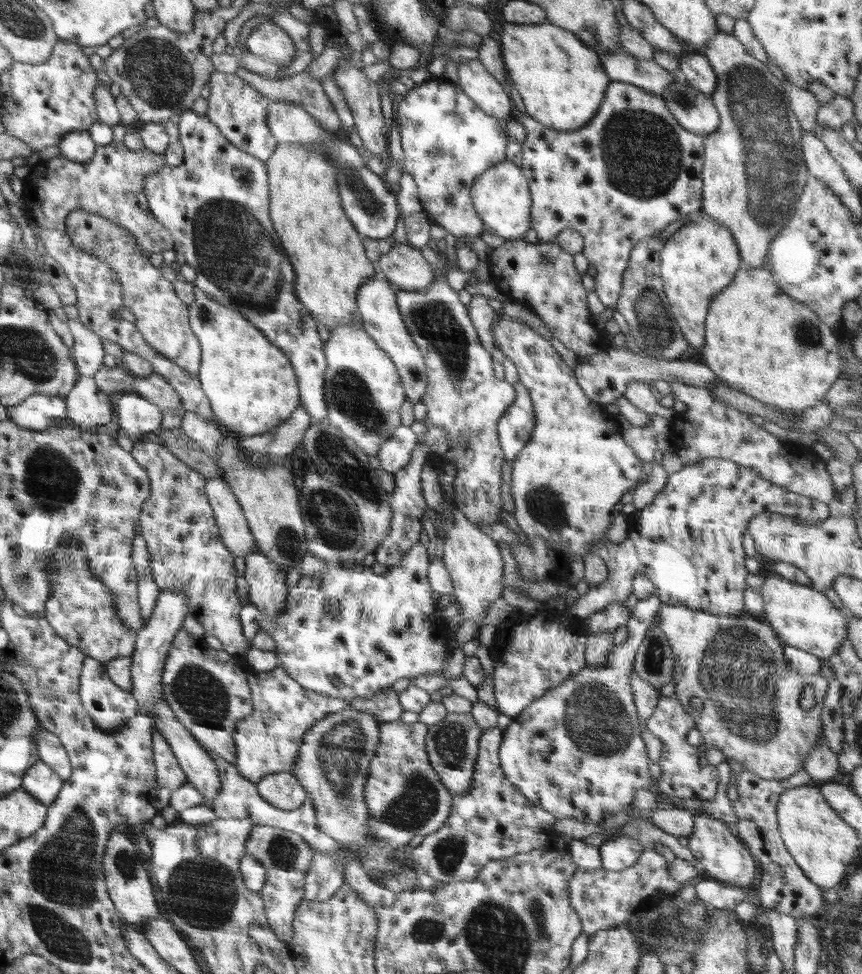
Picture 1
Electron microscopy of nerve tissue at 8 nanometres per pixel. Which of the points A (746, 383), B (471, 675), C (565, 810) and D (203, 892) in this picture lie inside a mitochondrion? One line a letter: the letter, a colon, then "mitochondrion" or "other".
A: other
B: other
C: other
D: mitochondrion

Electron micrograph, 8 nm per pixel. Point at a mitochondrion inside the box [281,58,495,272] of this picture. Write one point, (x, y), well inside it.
(366, 200)

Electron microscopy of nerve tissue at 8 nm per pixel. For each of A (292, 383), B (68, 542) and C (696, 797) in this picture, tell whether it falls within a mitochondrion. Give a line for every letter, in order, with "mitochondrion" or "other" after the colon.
A: other
B: other
C: other

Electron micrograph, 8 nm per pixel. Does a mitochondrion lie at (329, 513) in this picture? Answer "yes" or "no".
yes

